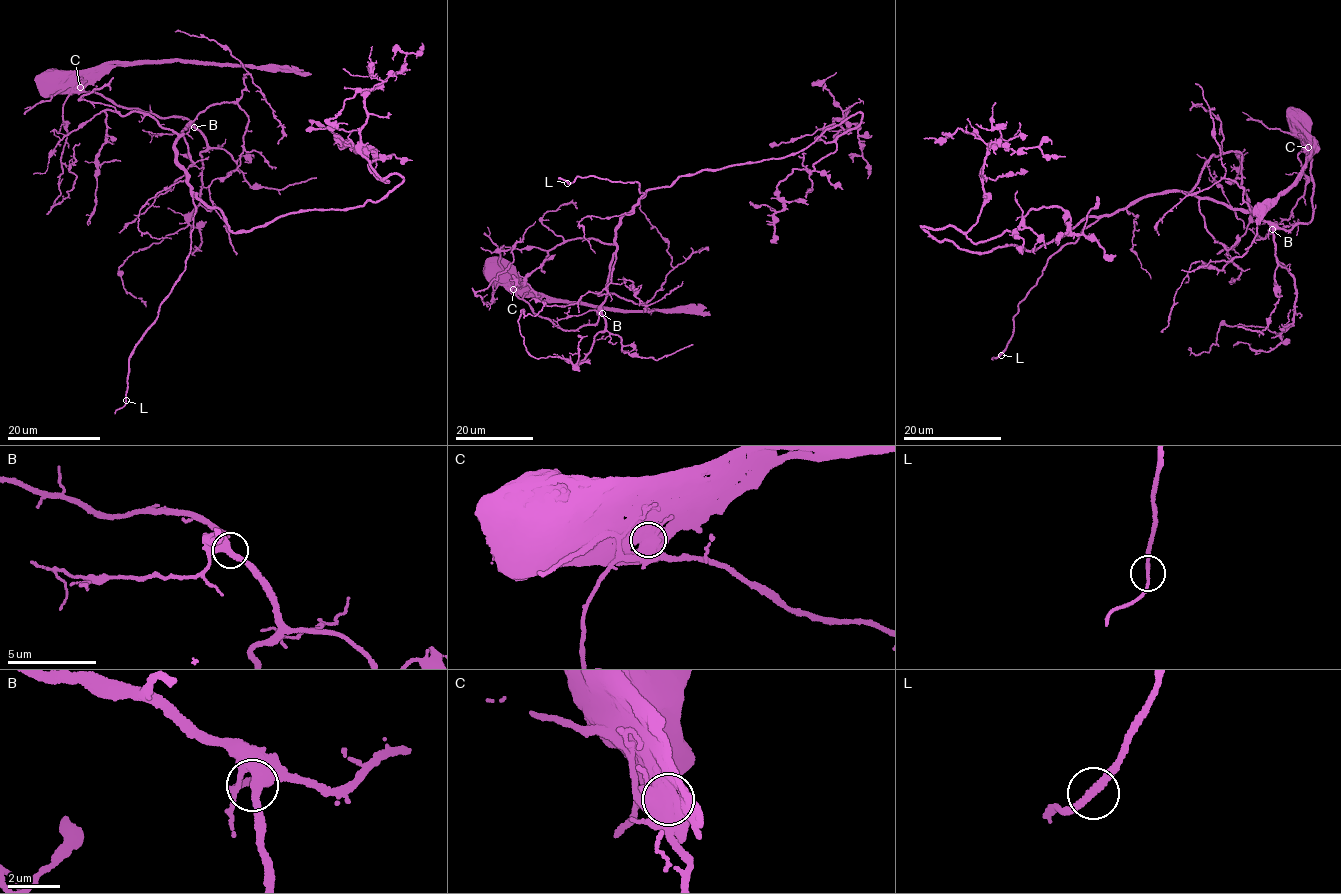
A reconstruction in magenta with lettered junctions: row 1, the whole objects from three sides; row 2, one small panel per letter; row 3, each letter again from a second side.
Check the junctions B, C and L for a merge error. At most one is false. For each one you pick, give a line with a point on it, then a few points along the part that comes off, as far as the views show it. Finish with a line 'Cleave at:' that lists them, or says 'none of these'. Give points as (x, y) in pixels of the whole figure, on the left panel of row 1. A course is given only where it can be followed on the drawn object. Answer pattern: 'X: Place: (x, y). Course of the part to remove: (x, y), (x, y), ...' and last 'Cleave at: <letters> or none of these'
C: Place: (80, 87). Course of the part to remove: (80, 87), (192, 122), (174, 158), (239, 233), (402, 183), (361, 153), (371, 90), (329, 121), (347, 124)
Cleave at: C

